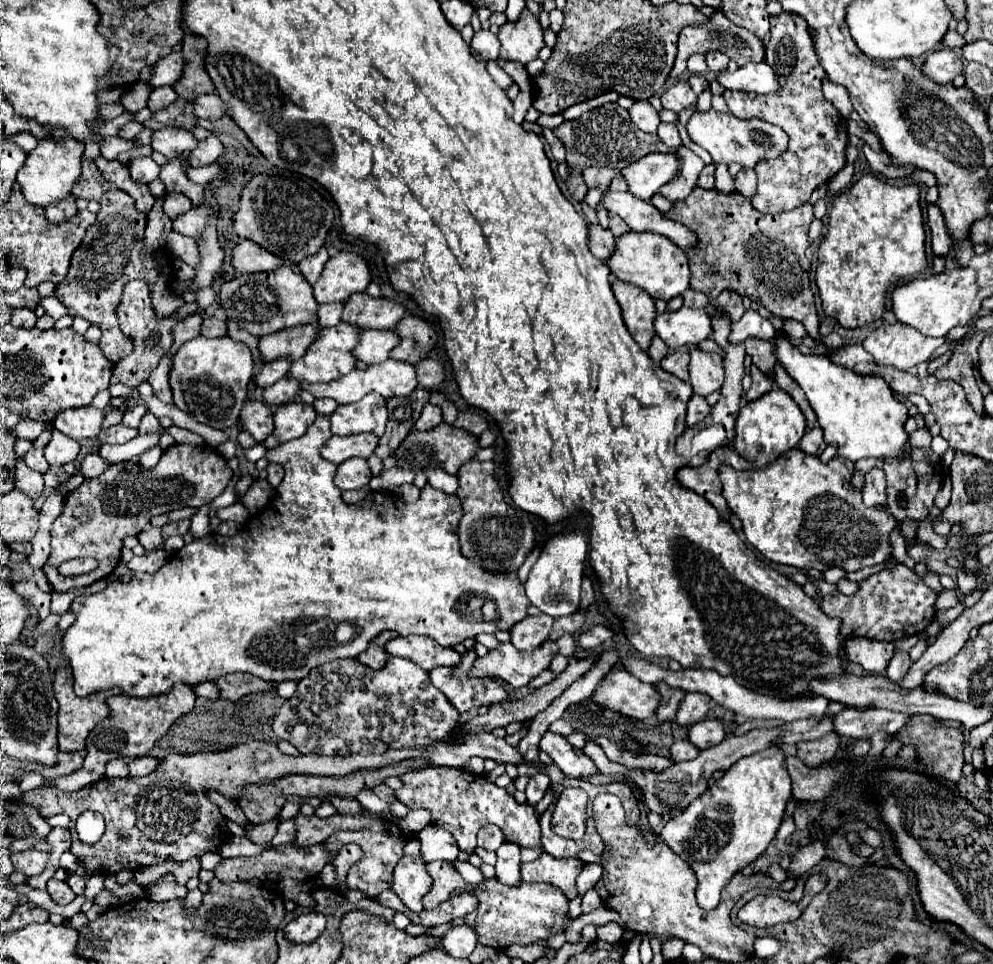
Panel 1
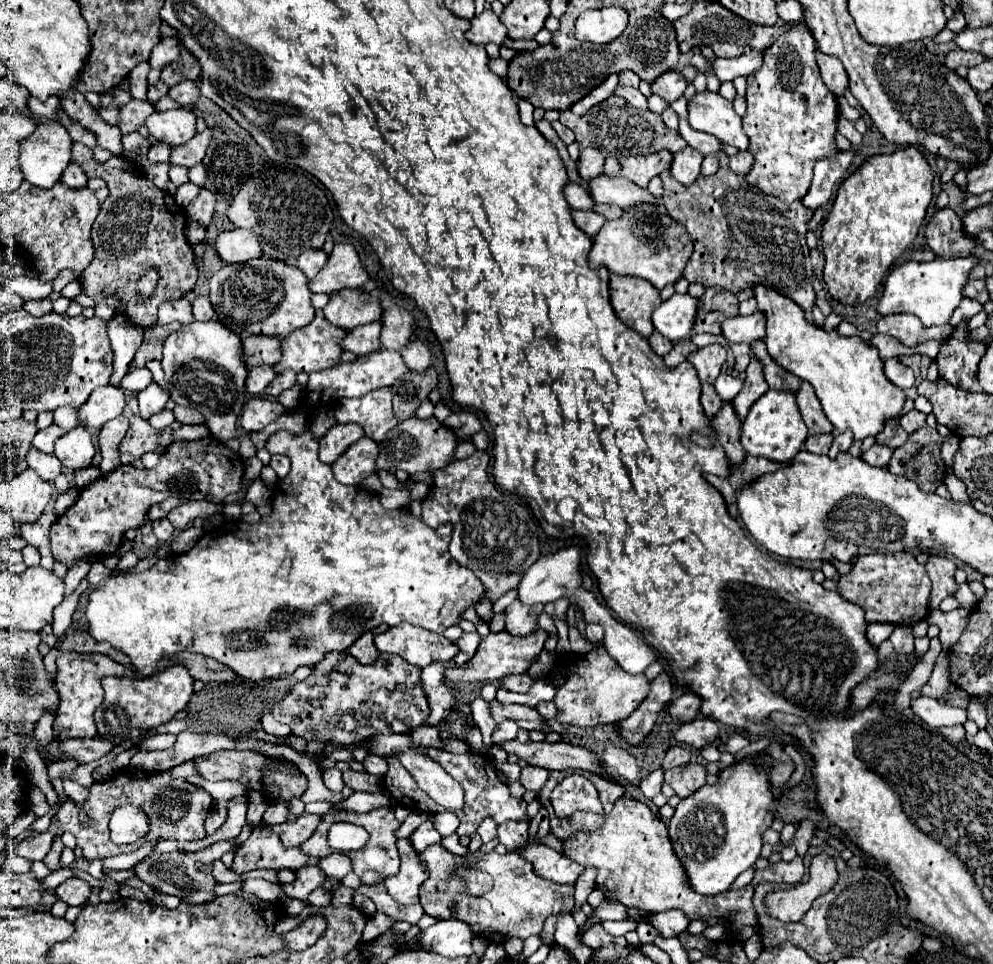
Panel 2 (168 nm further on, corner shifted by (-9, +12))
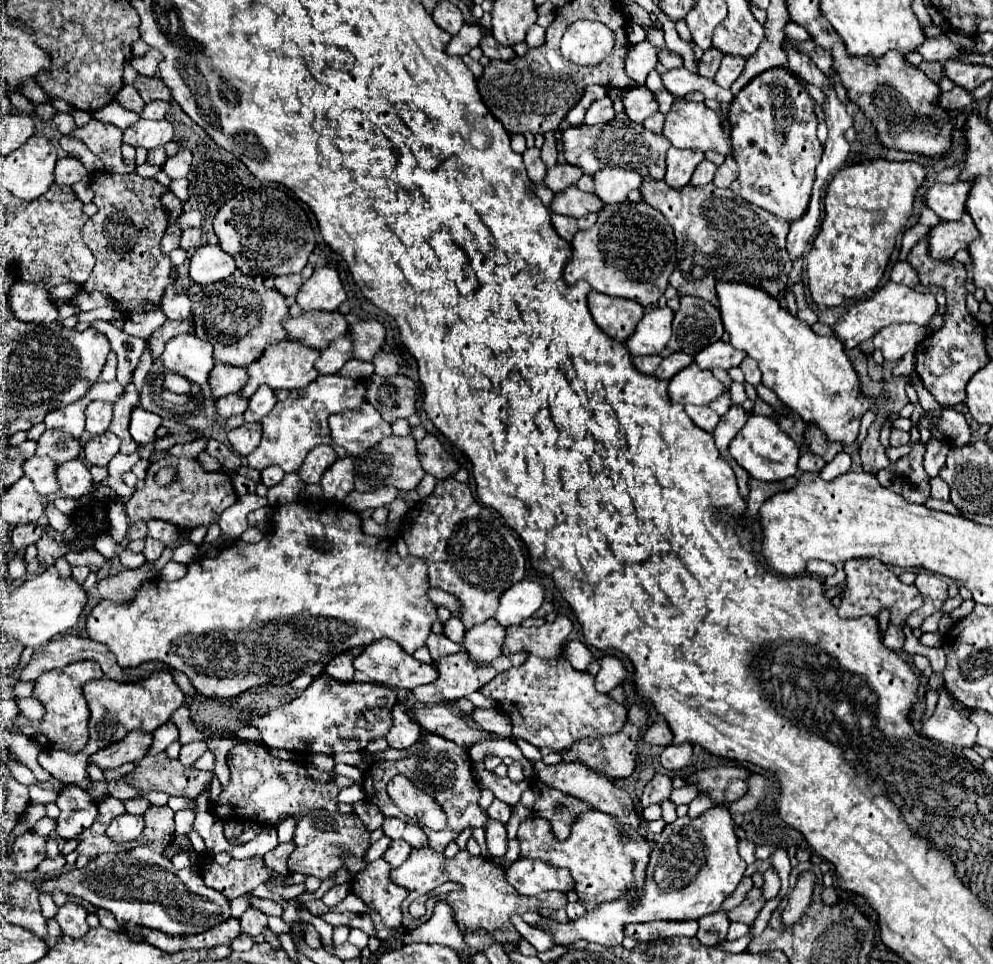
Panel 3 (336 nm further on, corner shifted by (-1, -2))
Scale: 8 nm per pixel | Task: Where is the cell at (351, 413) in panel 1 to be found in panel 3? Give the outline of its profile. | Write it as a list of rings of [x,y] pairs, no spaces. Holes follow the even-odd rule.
[[[369,402],[357,410],[333,414],[329,418],[329,428],[333,444],[345,448],[353,456],[363,454],[383,438],[391,436],[391,426],[383,422],[381,414],[377,414]]]

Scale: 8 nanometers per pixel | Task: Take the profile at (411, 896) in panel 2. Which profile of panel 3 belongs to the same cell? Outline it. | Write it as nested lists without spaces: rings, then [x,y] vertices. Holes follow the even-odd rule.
[[[383,858],[369,864],[369,870],[351,882],[353,894],[359,894],[369,906],[373,906],[385,926],[401,928],[401,902],[409,896],[409,890],[397,886],[391,878],[391,866]]]

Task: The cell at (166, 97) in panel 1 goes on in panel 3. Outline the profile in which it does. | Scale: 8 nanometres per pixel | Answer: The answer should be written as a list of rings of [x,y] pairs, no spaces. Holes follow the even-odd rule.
[[[123,86],[115,100],[133,112],[141,112],[145,108],[145,102],[139,98],[139,94],[137,94],[137,90],[133,90],[133,86]]]

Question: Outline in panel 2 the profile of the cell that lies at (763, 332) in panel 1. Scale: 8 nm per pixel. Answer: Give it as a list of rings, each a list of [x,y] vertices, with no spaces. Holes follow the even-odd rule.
[[[755,312],[751,316],[733,316],[721,326],[721,334],[729,344],[751,344],[765,336],[765,316]]]

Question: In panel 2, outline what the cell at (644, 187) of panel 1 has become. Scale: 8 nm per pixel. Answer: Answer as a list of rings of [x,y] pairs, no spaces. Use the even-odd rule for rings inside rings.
[[[665,150],[657,154],[647,154],[647,156],[627,156],[619,160],[621,164],[619,176],[635,182],[639,188],[647,188],[653,176],[659,176],[663,170],[669,168],[671,160],[673,160],[673,154]]]

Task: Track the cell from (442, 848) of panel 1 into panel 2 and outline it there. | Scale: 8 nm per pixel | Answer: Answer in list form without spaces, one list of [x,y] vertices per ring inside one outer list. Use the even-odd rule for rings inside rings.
[[[425,820],[425,822],[409,836],[409,842],[413,844],[413,848],[415,848],[417,852],[423,852],[427,846],[439,844],[439,842],[441,842],[441,834],[435,830],[435,826],[433,826],[431,820]]]

